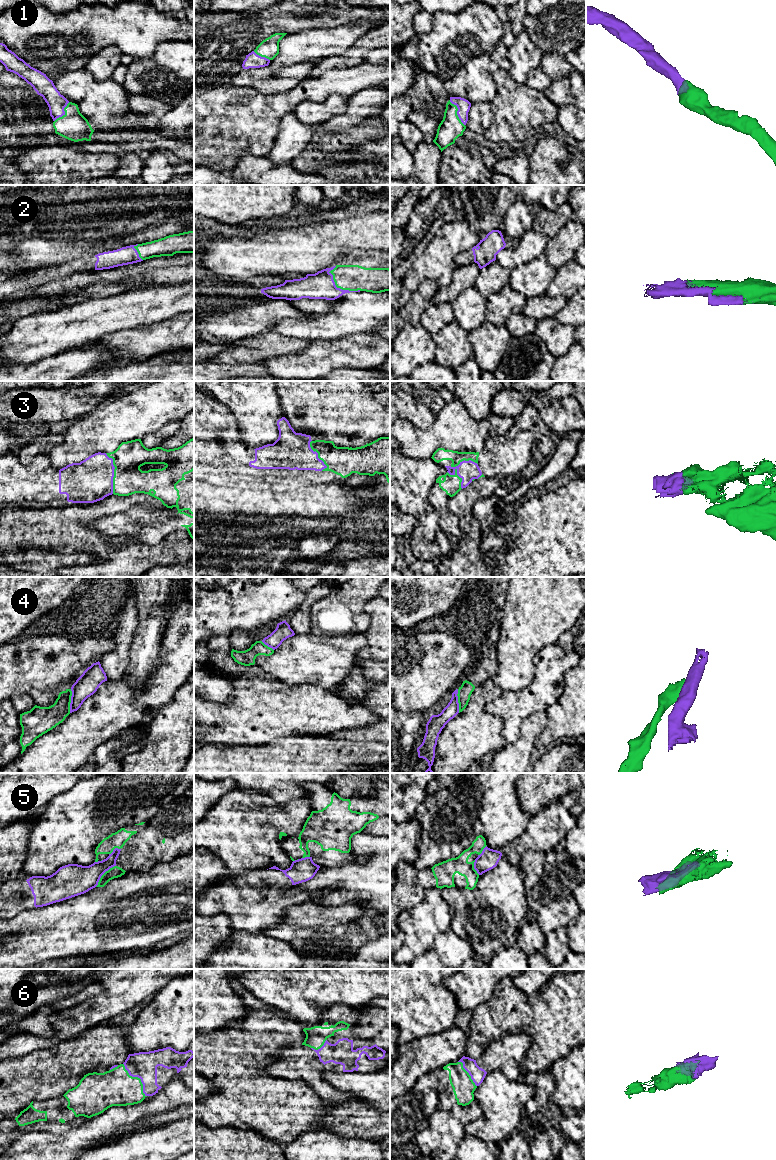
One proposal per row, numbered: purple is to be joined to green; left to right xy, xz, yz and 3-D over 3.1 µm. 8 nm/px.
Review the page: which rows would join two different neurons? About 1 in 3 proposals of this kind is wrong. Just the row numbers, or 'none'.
4, 5

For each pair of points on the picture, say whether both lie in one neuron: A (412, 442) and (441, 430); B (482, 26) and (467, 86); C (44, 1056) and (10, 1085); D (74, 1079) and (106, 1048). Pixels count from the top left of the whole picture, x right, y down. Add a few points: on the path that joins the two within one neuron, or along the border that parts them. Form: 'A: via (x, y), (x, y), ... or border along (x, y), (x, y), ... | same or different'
A: via (419, 442), (426, 442), (434, 437) | same
B: border along (490, 53), (482, 53), (471, 58), (456, 73) | different
C: via (36, 1064), (18, 1081) | same
D: via (80, 1070), (97, 1053) | same

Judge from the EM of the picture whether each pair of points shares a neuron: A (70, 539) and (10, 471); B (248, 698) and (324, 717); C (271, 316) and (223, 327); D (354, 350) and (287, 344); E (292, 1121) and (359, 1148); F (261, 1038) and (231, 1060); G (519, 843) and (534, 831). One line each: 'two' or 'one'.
A: two
B: one
C: one
D: two
E: two
F: one
G: one

